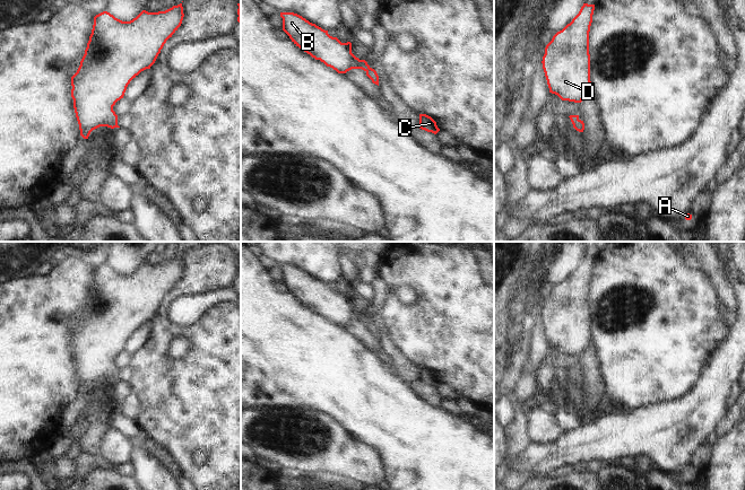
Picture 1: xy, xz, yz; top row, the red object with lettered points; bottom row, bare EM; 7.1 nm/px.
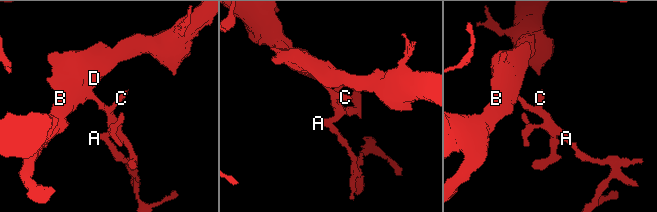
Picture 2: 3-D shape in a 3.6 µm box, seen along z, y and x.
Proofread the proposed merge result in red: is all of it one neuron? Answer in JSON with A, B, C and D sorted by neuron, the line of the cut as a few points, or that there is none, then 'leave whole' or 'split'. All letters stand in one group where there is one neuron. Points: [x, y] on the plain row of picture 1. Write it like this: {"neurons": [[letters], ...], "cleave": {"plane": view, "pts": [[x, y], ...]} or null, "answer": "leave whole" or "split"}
{"neurons": [["A", "B", "C", "D"]], "cleave": null, "answer": "leave whole"}

